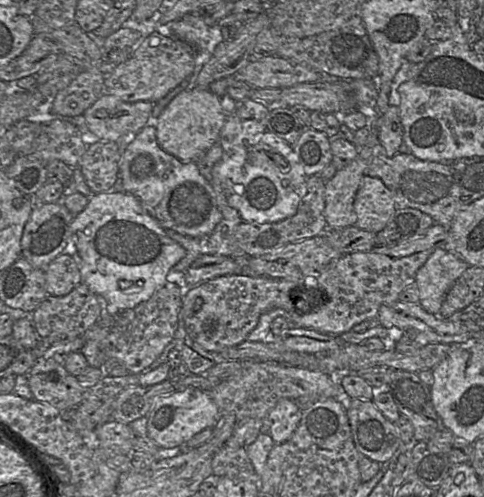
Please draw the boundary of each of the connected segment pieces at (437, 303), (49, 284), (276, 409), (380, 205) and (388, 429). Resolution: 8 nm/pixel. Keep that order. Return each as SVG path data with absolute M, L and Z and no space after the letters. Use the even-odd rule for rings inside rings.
M435 250L417 280L419 306L431 314L442 315L450 289L467 268L464 260L451 250Z
M59 255L42 270L45 294L66 294L82 284L80 269L71 255Z
M284 398L268 412L263 423L269 425L269 435L275 444L288 440L297 429L302 415L302 410L294 403L293 399Z
M366 175L354 203L355 224L382 232L391 222L398 205L391 189L383 180Z
M350 399L347 415L357 451L362 456L379 463L389 462L402 447L395 424L389 421L376 407L373 400Z

